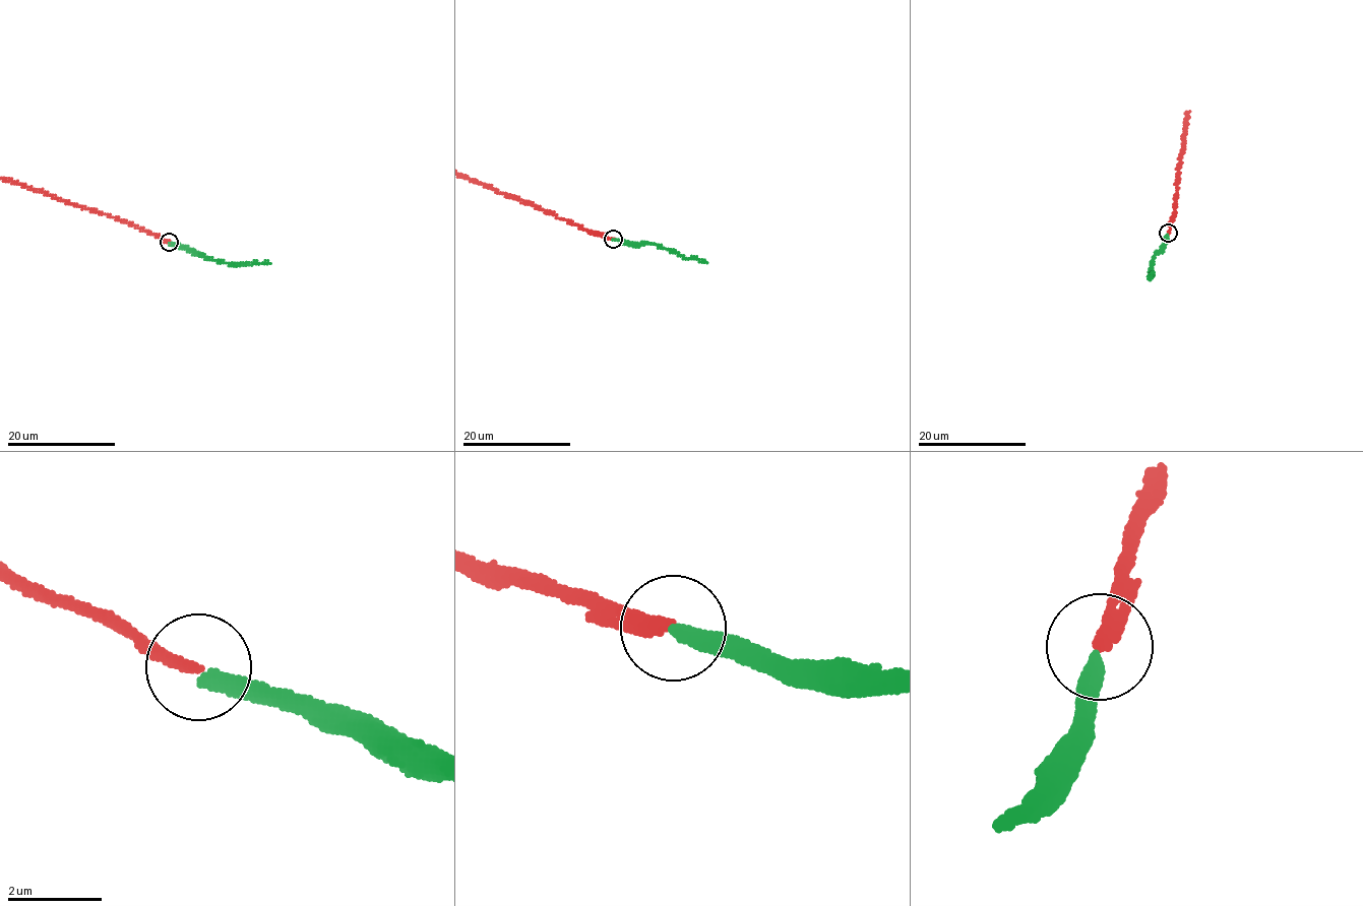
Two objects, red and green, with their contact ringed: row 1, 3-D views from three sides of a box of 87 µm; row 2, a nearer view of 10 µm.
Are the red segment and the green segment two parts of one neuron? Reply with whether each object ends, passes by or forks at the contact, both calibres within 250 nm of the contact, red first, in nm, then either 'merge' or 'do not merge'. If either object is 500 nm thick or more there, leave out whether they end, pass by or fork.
red ends; green ends; calibres 240 and 300 nm; merge

